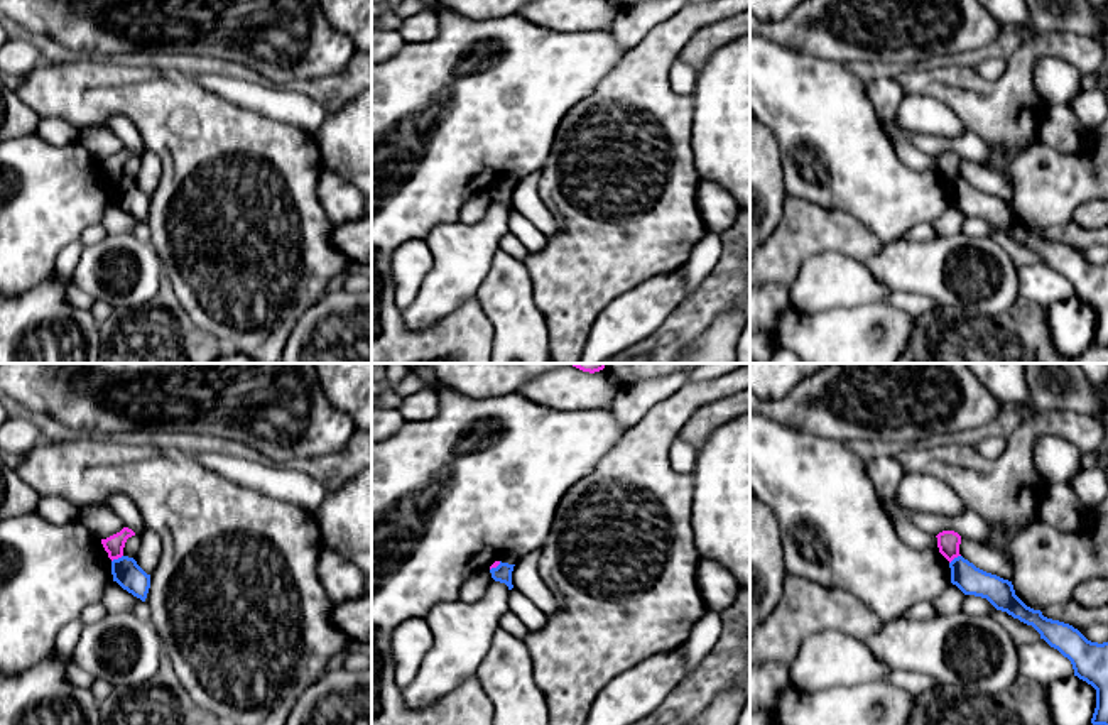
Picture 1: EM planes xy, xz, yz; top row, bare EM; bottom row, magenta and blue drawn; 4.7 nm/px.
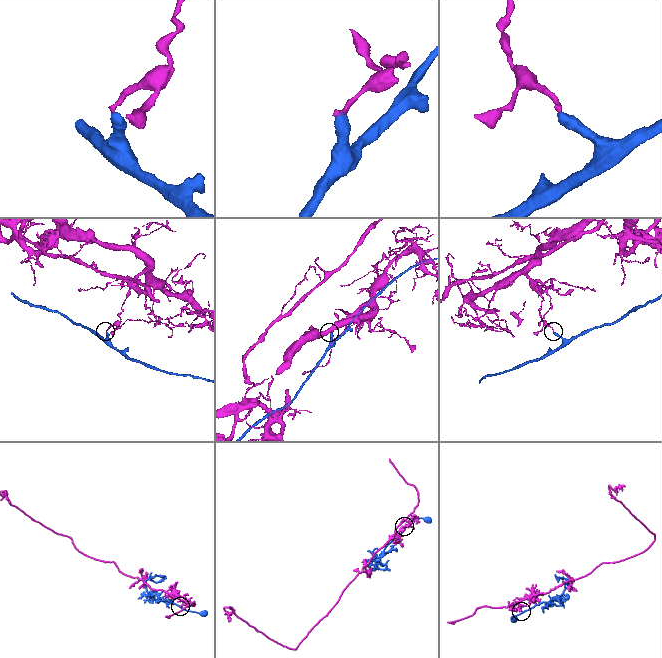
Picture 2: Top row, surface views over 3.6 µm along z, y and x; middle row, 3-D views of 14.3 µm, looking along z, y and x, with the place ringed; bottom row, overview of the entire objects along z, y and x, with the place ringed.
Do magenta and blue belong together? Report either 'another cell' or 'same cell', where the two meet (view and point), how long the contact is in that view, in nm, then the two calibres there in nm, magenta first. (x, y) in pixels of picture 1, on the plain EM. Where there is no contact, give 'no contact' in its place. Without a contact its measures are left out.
another cell | xy (117, 179) | 70 nm | 90/140 nm

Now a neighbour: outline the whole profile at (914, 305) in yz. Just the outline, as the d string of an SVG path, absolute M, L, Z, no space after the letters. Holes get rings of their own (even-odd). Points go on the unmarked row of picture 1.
M892 291L883 301L912 316L939 314L948 311L931 297L904 291Z

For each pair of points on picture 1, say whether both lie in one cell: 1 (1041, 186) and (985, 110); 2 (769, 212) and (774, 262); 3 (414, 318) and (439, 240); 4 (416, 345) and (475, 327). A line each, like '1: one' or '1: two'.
1: two
2: two
3: one
4: one

